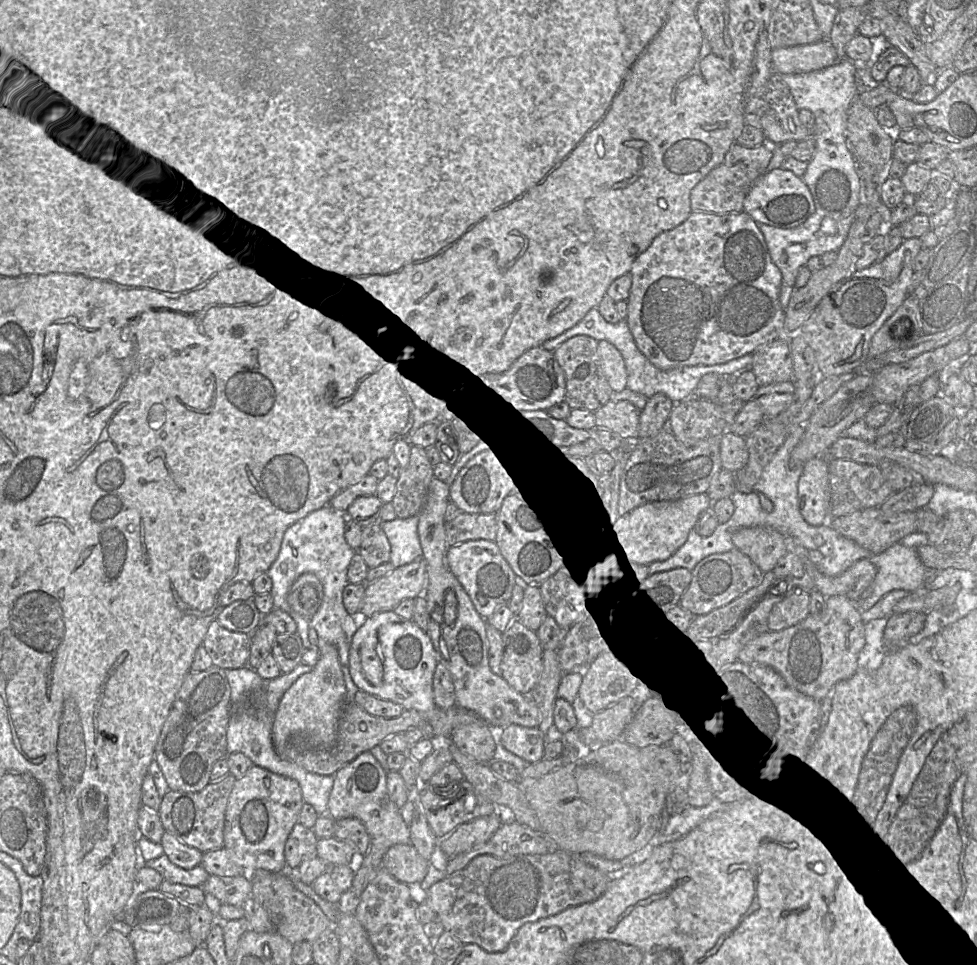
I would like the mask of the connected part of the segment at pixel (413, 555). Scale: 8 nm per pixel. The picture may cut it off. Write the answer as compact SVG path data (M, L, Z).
M419 516L381 522L381 528L391 546L390 563L394 568L407 565L423 557L418 536Z

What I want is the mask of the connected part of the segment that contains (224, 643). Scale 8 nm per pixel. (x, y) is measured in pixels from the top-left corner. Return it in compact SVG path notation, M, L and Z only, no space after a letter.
M214 619L205 634L202 645L213 666L232 670L247 666L253 633L239 633L222 627Z

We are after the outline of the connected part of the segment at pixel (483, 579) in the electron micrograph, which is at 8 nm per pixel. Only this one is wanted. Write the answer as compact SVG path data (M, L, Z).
M469 540L450 546L447 551L447 561L451 572L462 585L482 618L488 619L497 607L509 602L516 584L516 575L502 556L495 541Z

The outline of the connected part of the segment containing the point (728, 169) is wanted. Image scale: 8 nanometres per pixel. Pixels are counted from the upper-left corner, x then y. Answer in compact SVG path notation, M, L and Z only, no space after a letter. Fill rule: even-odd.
M734 143L725 155L723 162L692 189L690 194L691 210L715 214L743 211L745 197L755 182L766 172L772 155L772 145L766 143L754 148Z

